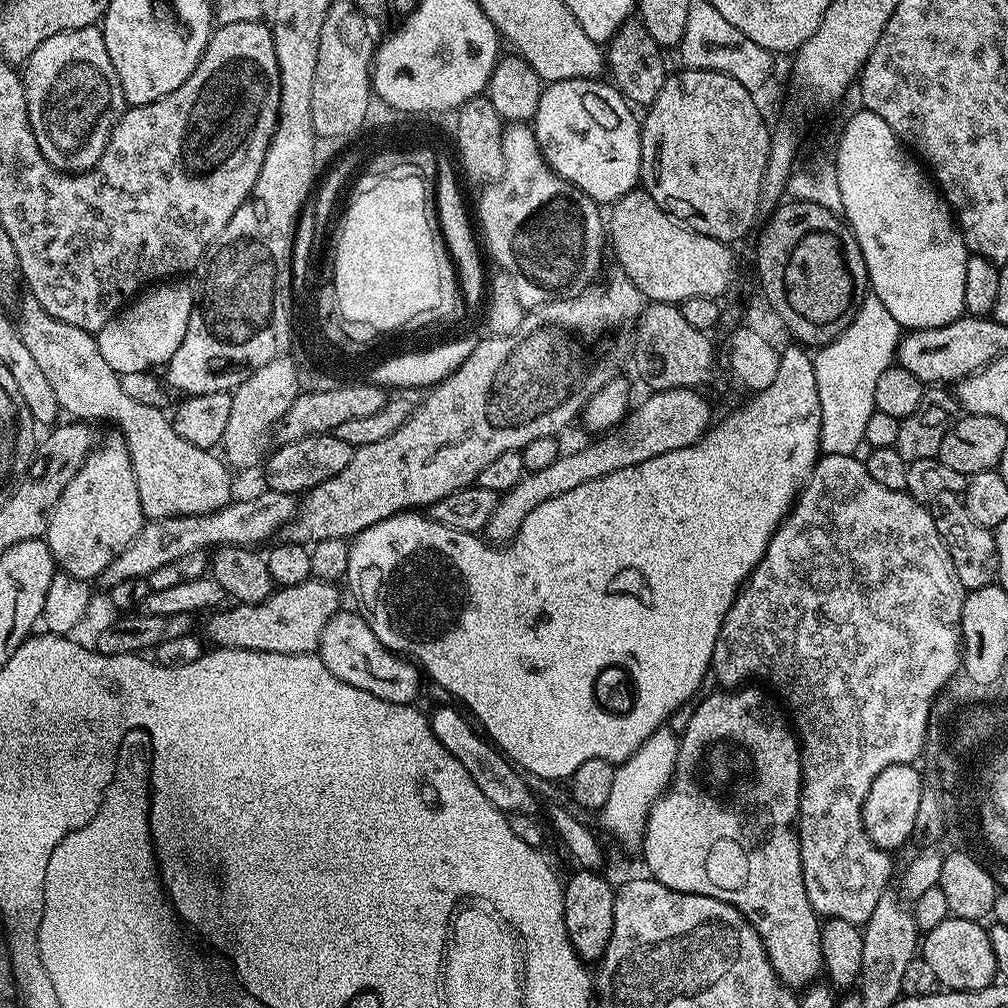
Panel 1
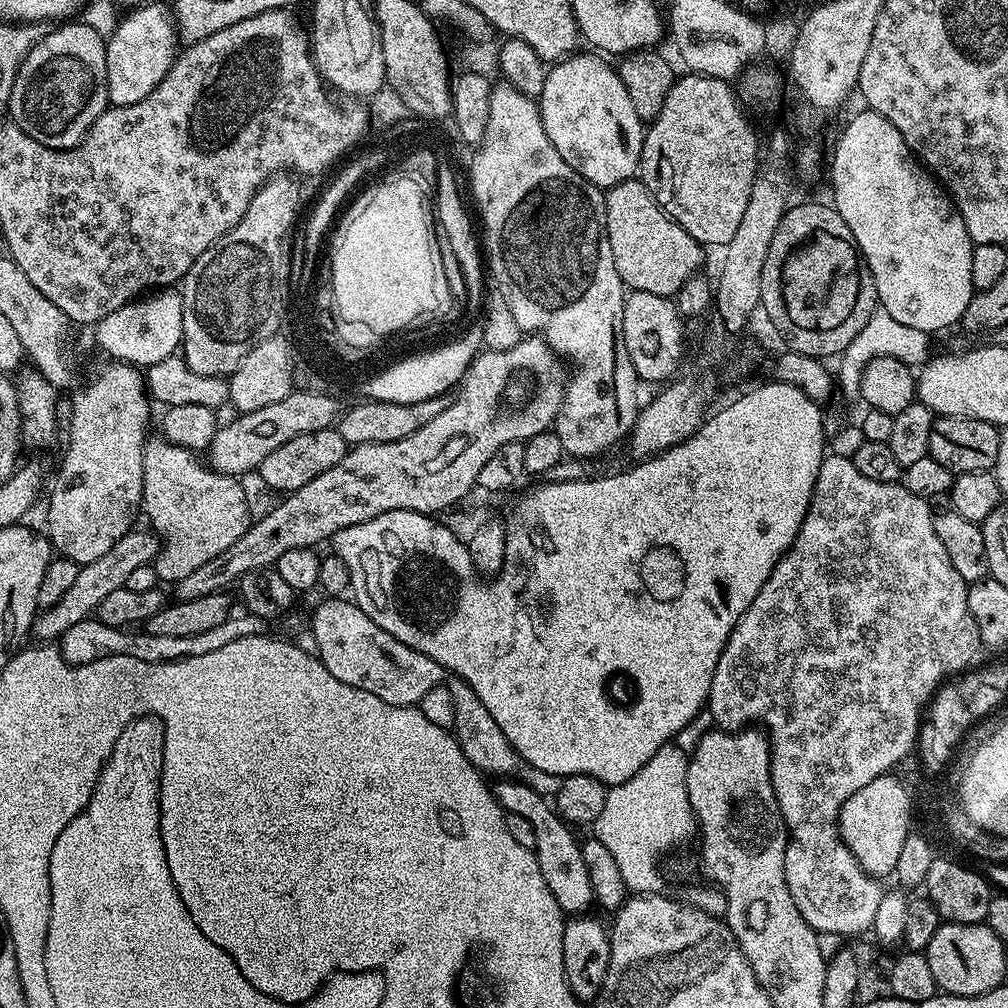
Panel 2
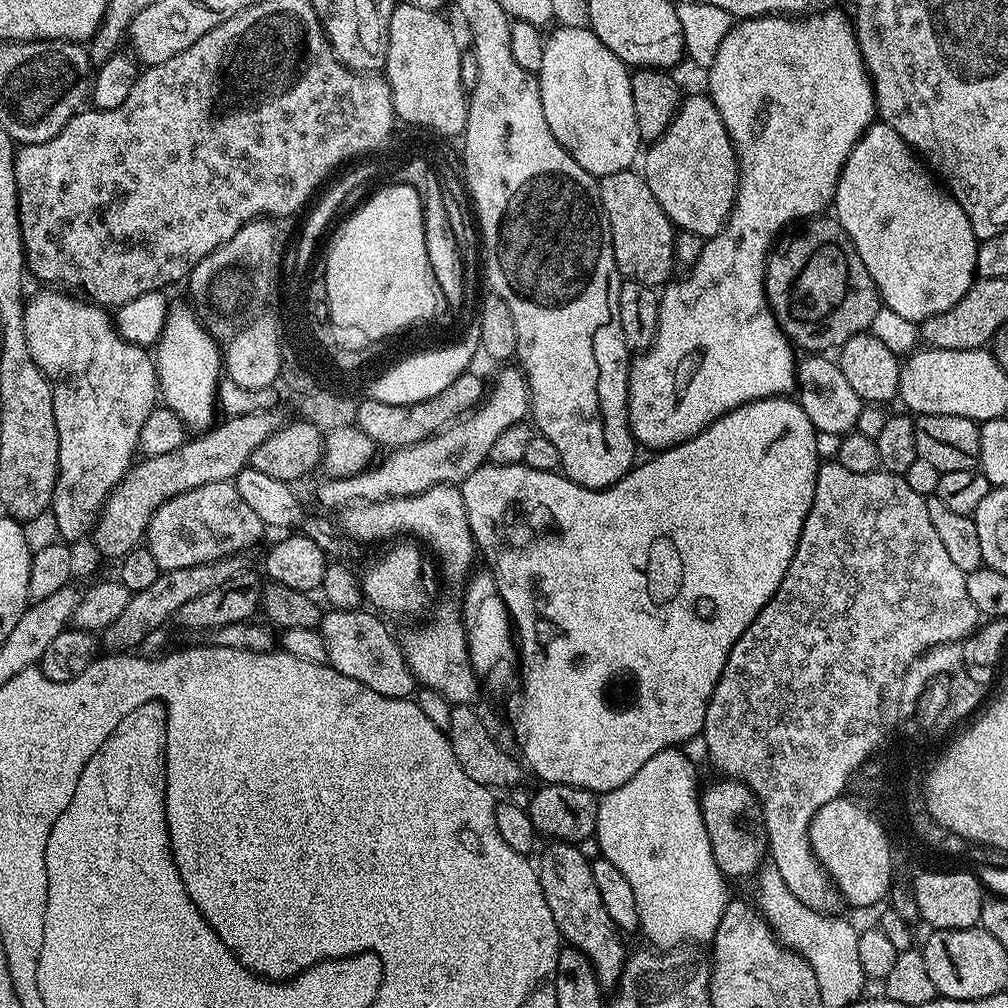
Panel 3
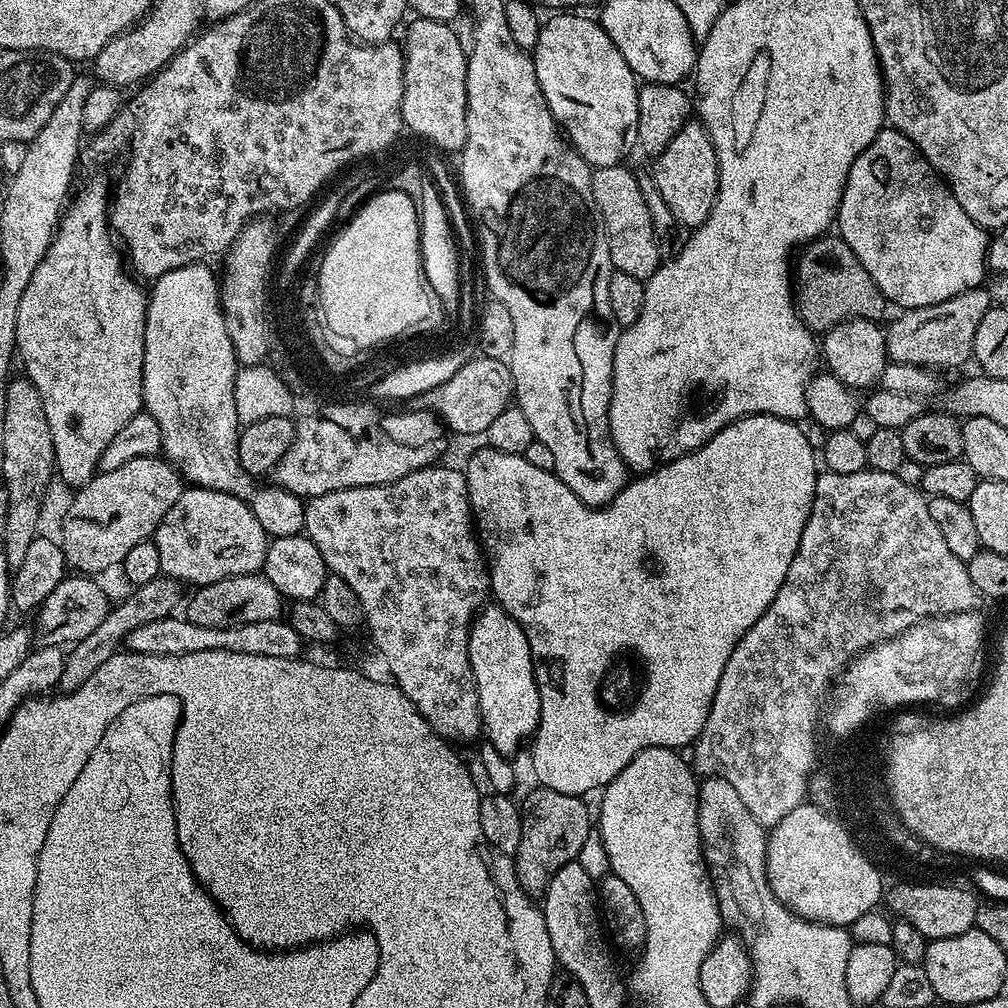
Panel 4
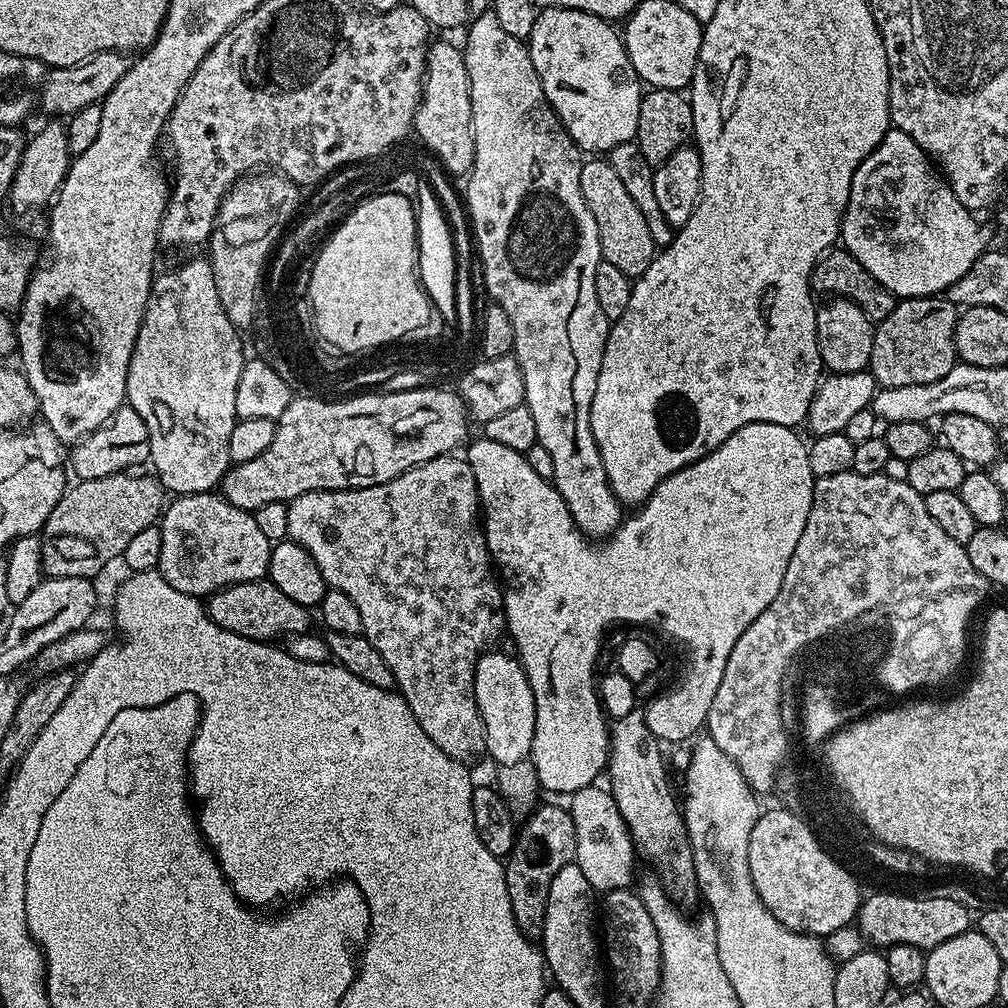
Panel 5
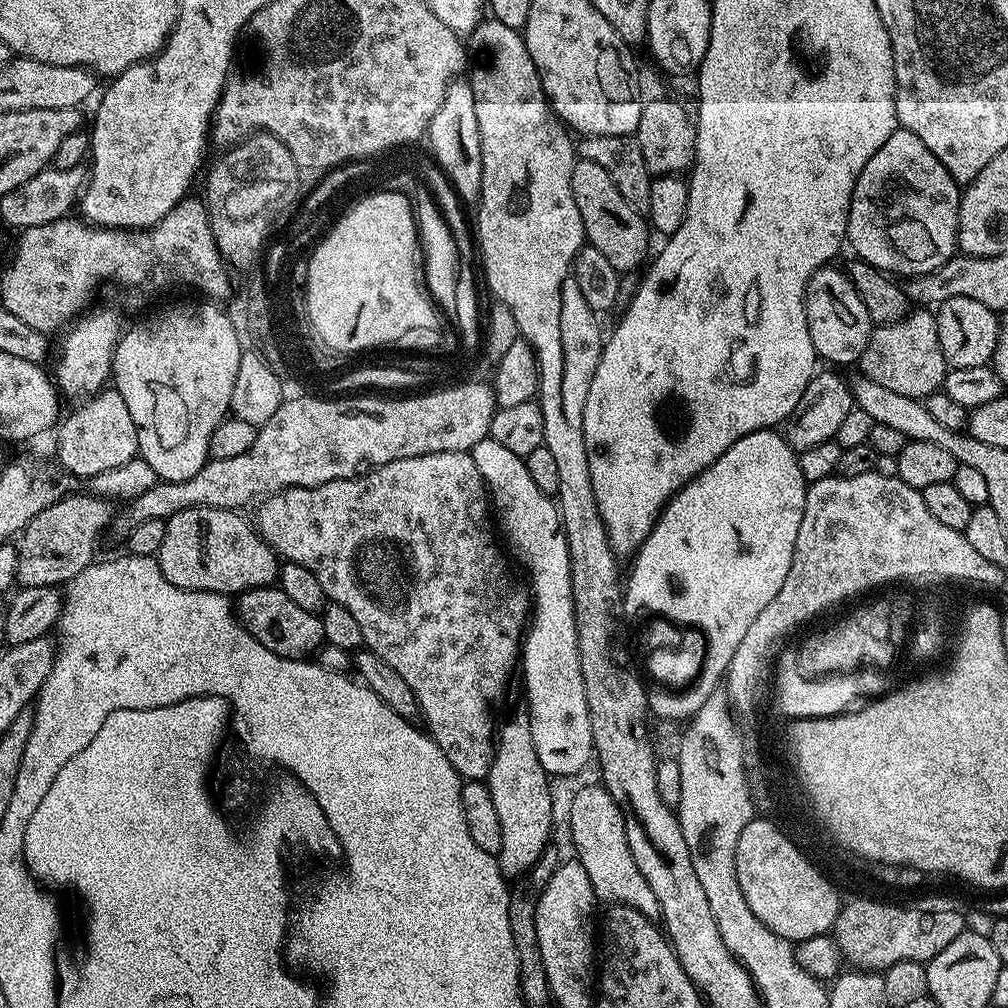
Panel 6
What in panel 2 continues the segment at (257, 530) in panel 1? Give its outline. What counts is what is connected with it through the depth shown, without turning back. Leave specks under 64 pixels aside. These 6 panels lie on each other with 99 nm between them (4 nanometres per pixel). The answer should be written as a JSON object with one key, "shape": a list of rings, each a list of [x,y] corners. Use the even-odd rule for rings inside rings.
{"shape":[[[146,528],[129,530],[101,557],[79,567],[79,574],[74,578],[74,586],[70,586],[70,590],[66,590],[66,594],[62,594],[62,598],[58,598],[54,606],[44,608],[32,621],[31,635],[33,637],[36,635],[35,639],[40,642],[59,641],[60,637],[66,634],[66,630],[70,630],[70,626],[89,619],[89,616],[99,608],[102,599],[106,598],[111,591],[123,588],[126,577],[131,571],[151,563],[158,552],[159,537],[154,532]]]}

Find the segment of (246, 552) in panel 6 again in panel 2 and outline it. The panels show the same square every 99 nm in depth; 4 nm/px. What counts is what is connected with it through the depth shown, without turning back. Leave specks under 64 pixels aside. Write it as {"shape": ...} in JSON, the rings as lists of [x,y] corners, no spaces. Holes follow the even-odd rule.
{"shape":[[[163,438],[149,439],[144,445],[144,498],[142,512],[148,515],[151,531],[159,537],[159,552],[154,559],[157,581],[175,582],[194,574],[202,562],[210,562],[222,554],[242,534],[246,534],[250,523],[248,517],[248,496],[239,479],[215,472],[197,453],[190,448],[183,448]]]}

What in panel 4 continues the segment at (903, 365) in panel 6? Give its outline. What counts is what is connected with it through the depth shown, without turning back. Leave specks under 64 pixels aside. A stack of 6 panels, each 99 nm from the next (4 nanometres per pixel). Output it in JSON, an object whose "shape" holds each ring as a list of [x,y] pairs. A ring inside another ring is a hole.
{"shape":[[[979,286],[958,293],[954,298],[946,299],[946,302],[936,302],[934,306],[903,309],[899,313],[900,317],[892,325],[887,325],[884,334],[889,361],[929,370],[962,367],[967,360],[973,359],[975,331],[993,304],[991,295]]]}

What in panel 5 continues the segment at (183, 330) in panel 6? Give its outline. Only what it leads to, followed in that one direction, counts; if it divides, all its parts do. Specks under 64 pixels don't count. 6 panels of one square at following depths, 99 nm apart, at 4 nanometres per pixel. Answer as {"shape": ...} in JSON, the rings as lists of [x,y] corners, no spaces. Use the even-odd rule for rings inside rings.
{"shape":[[[209,259],[190,260],[176,270],[153,279],[127,370],[125,399],[142,417],[150,435],[149,463],[165,491],[188,495],[213,491],[231,468],[230,434],[238,419],[235,399],[245,362],[242,339],[226,317]]]}

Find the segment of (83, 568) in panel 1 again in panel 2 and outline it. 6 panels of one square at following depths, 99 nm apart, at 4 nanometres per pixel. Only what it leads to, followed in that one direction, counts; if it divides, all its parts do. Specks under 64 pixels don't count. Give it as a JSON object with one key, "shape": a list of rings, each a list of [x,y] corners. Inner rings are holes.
{"shape":[[[104,362],[100,369],[88,380],[85,388],[80,388],[72,396],[72,421],[68,424],[68,449],[64,452],[64,461],[56,472],[56,481],[52,484],[52,493],[48,496],[46,504],[46,535],[55,551],[63,559],[73,560],[78,566],[92,562],[105,554],[120,538],[133,527],[132,515],[138,512],[144,498],[144,445],[149,439],[148,433],[148,404],[150,397],[146,387],[146,376],[135,364],[122,364],[119,362]]]}

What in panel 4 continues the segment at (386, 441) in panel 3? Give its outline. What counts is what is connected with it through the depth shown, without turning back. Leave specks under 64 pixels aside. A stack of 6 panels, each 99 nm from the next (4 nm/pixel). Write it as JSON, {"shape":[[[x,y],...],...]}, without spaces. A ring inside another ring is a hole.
{"shape":[[[473,355],[449,381],[419,397],[421,409],[434,412],[449,433],[479,437],[513,403],[512,370],[505,361]]]}

